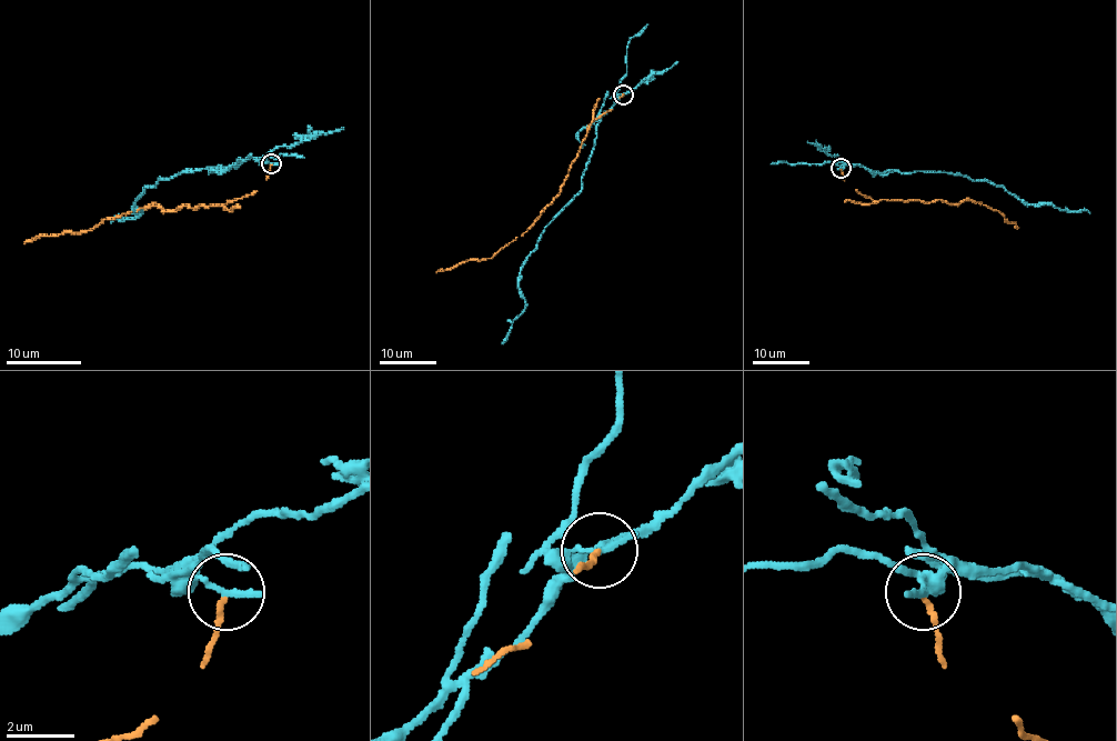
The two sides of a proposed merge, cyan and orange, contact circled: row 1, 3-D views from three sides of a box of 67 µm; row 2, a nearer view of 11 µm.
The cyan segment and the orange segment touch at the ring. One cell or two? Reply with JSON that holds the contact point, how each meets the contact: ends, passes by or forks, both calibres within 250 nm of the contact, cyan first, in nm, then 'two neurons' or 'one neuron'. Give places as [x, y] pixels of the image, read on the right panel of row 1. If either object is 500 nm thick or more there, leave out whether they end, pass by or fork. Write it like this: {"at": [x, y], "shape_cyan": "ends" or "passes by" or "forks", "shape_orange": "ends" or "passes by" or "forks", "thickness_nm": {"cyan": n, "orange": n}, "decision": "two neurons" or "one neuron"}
{"at": [841, 168], "shape_cyan": "ends", "shape_orange": "ends", "thickness_nm": {"cyan": 240, "orange": 150}, "decision": "two neurons"}

